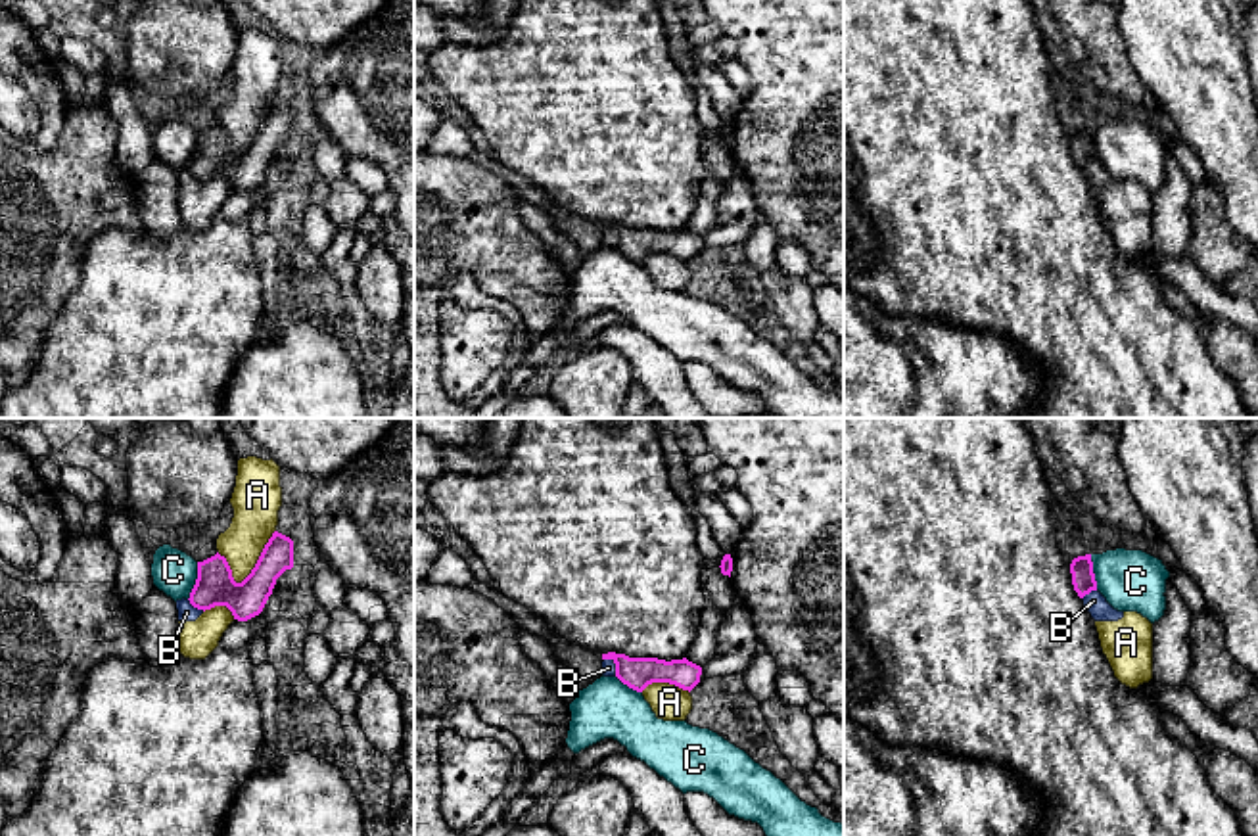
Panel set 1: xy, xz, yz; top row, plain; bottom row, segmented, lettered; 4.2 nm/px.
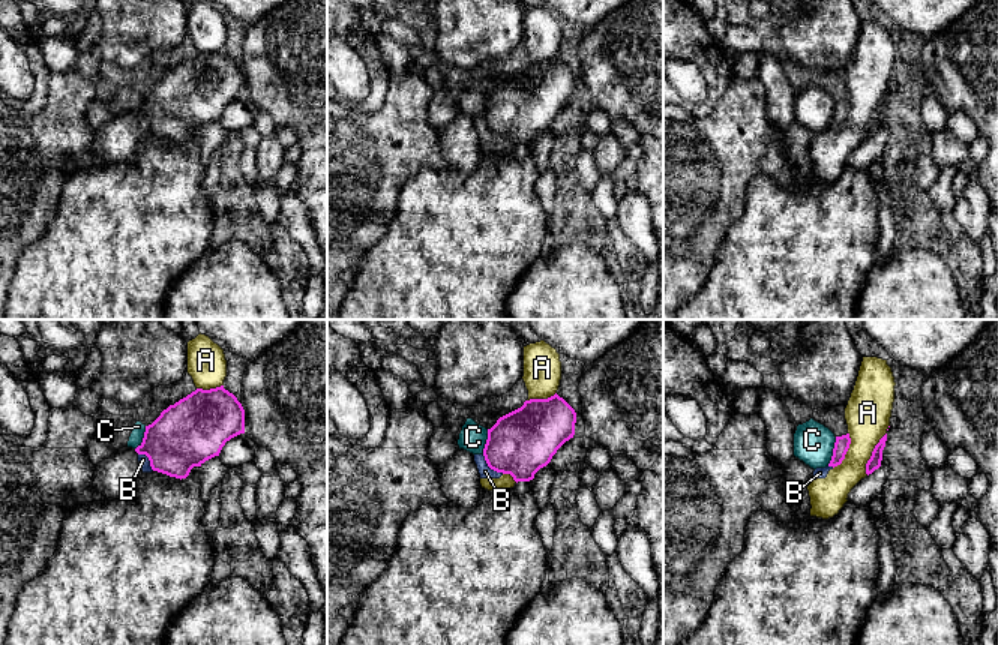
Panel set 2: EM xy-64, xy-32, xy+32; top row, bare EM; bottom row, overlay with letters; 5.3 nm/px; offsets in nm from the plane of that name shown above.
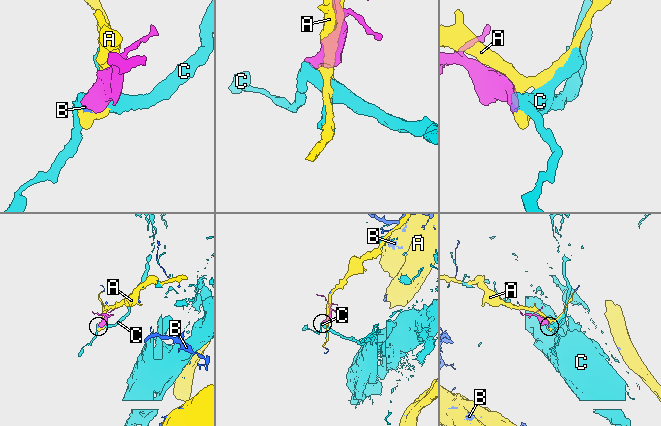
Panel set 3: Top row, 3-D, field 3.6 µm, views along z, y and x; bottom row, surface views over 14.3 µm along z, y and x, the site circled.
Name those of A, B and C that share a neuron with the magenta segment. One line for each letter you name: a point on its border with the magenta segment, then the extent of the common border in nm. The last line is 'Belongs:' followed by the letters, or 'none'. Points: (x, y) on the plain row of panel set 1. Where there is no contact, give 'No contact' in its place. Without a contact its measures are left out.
Belongs: none

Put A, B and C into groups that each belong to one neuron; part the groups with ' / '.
A B / C

